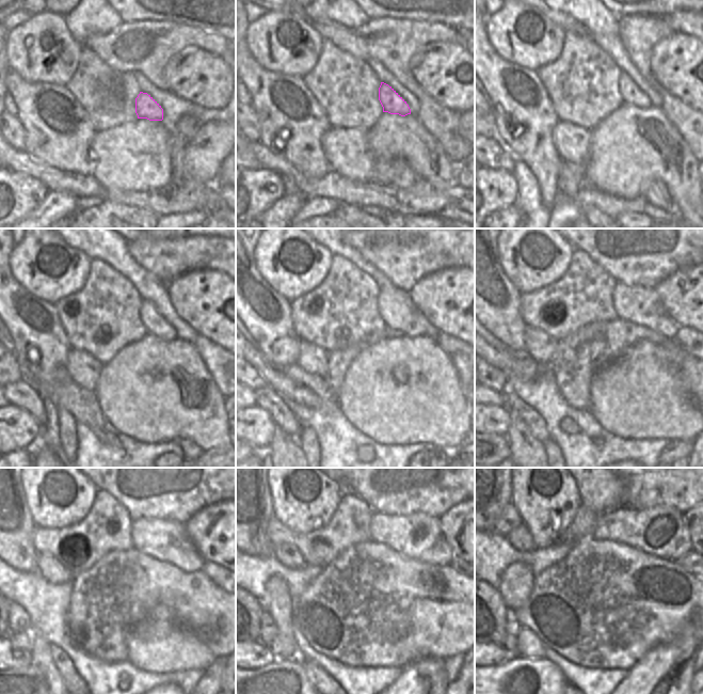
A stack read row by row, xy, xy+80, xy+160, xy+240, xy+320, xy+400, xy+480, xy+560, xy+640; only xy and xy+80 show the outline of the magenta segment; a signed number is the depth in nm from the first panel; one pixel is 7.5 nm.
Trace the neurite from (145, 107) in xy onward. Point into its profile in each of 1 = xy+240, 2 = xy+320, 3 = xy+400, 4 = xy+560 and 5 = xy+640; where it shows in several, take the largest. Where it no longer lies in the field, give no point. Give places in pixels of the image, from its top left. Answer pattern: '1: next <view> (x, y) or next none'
1: next xy+240 (155, 322)
2: next xy+320 (395, 306)
3: next xy+400 (641, 305)
4: next xy+560 (418, 536)
5: next xy+640 (660, 531)

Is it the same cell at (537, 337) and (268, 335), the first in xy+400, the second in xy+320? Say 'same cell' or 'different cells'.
different cells

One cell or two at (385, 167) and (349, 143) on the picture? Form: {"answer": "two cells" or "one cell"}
{"answer": "one cell"}

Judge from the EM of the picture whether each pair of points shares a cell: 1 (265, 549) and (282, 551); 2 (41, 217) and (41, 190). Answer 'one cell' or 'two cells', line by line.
1: two cells
2: two cells

